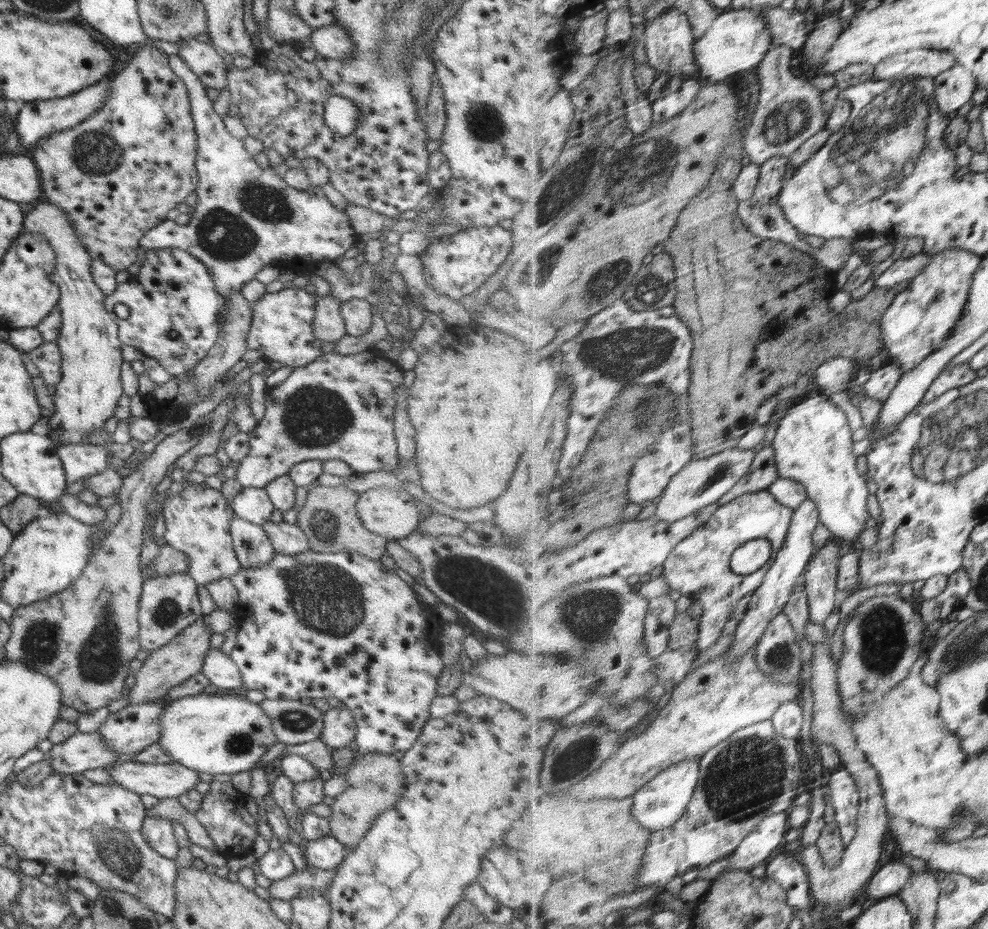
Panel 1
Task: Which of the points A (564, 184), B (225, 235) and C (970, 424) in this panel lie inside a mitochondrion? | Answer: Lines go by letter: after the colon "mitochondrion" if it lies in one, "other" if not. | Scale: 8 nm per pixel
A: mitochondrion
B: mitochondrion
C: mitochondrion

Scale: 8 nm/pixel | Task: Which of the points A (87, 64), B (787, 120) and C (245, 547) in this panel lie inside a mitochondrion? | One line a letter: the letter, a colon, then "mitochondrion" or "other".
A: other
B: mitochondrion
C: mitochondrion

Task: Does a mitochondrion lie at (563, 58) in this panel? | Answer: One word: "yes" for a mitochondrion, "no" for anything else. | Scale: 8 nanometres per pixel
no

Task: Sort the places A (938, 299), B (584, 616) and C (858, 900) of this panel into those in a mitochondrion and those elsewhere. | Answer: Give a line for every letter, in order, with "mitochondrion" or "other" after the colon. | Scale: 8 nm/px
A: mitochondrion
B: mitochondrion
C: other

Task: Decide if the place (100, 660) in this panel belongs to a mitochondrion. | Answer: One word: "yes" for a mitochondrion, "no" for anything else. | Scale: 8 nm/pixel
yes

